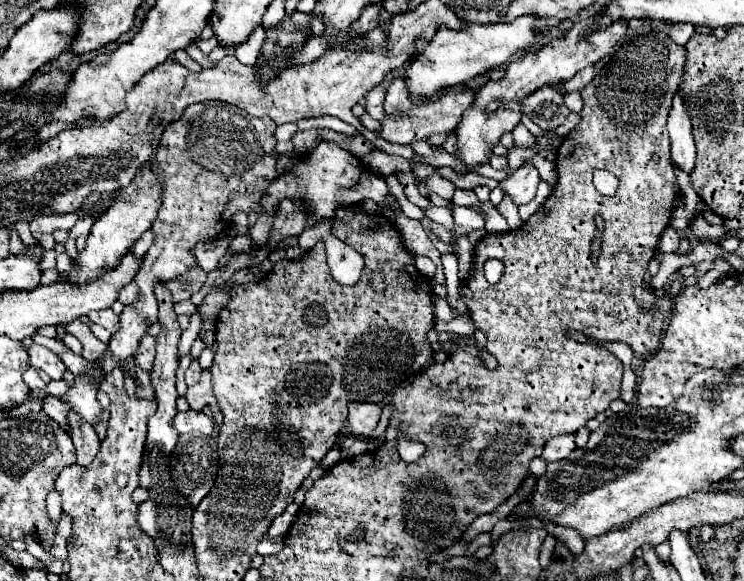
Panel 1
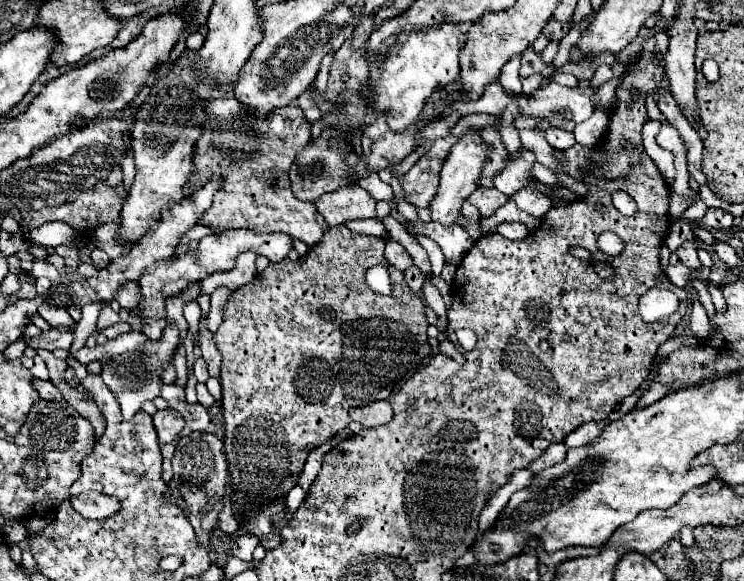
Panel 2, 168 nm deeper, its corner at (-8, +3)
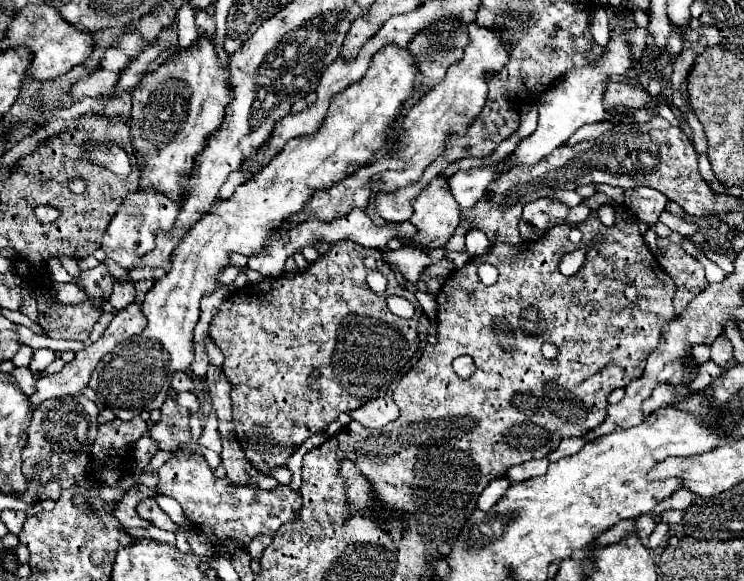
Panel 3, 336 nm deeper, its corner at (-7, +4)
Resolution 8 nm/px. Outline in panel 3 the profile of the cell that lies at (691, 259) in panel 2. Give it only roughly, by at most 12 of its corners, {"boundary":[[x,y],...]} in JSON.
{"boundary":[[670,244],[660,264],[676,284],[680,314],[708,286],[704,266]]}

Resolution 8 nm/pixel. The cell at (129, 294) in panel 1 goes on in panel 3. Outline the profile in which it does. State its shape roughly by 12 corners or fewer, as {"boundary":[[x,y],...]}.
{"boundary":[[114,282],[108,302],[122,310],[136,298],[132,282]]}

